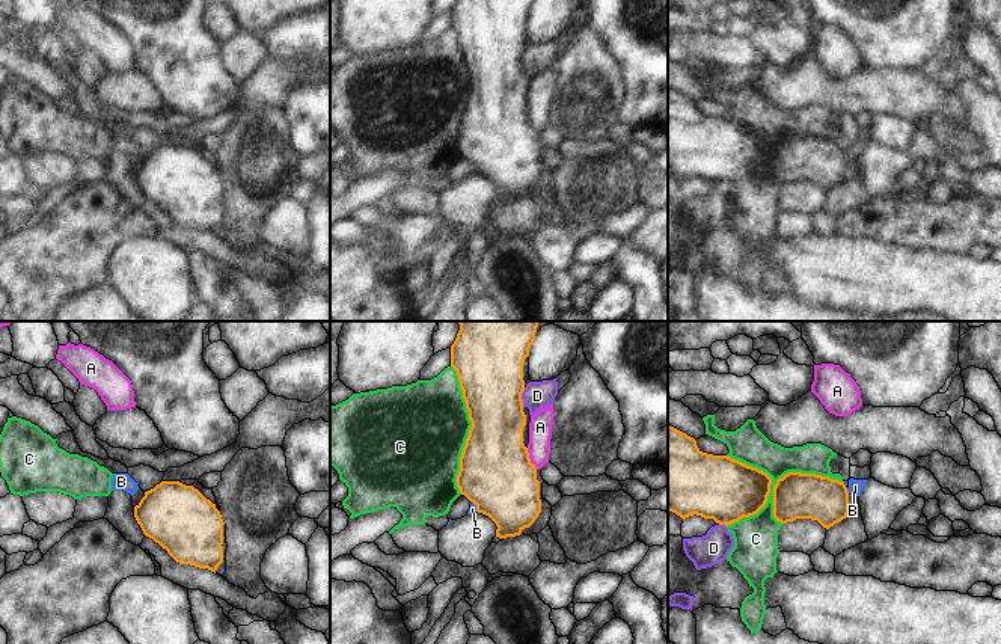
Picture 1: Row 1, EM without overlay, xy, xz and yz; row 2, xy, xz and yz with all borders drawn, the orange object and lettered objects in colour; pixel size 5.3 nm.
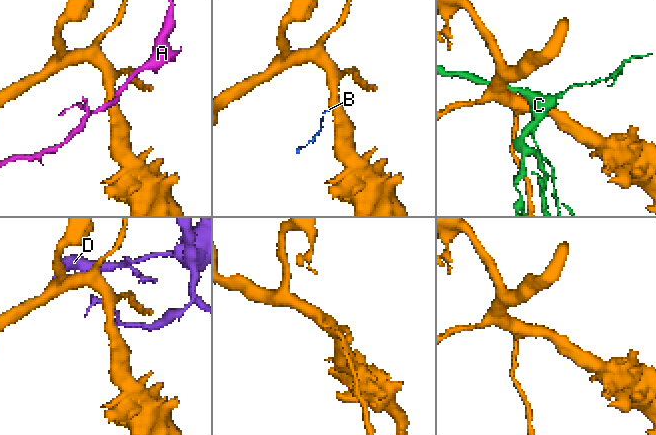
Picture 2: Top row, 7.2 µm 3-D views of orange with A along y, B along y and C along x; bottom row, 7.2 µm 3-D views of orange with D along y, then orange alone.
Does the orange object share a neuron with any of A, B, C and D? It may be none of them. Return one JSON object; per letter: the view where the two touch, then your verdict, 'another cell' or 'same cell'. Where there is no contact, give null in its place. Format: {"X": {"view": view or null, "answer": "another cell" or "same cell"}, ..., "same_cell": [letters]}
{"A": {"view": "xz", "answer": "another cell"}, "B": {"view": "yz", "answer": "another cell"}, "C": {"view": "yz", "answer": "another cell"}, "D": {"view": "xz", "answer": "another cell"}, "same_cell": []}

